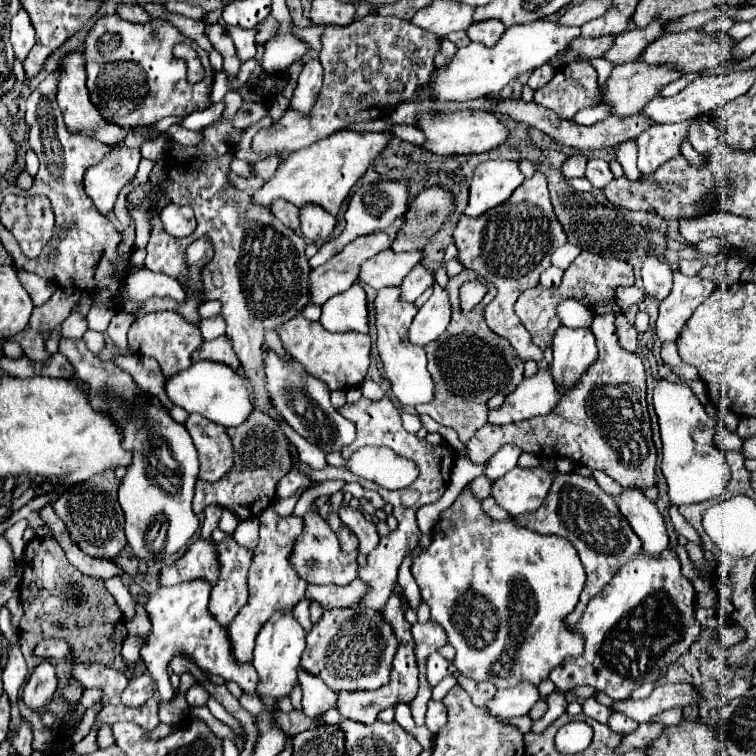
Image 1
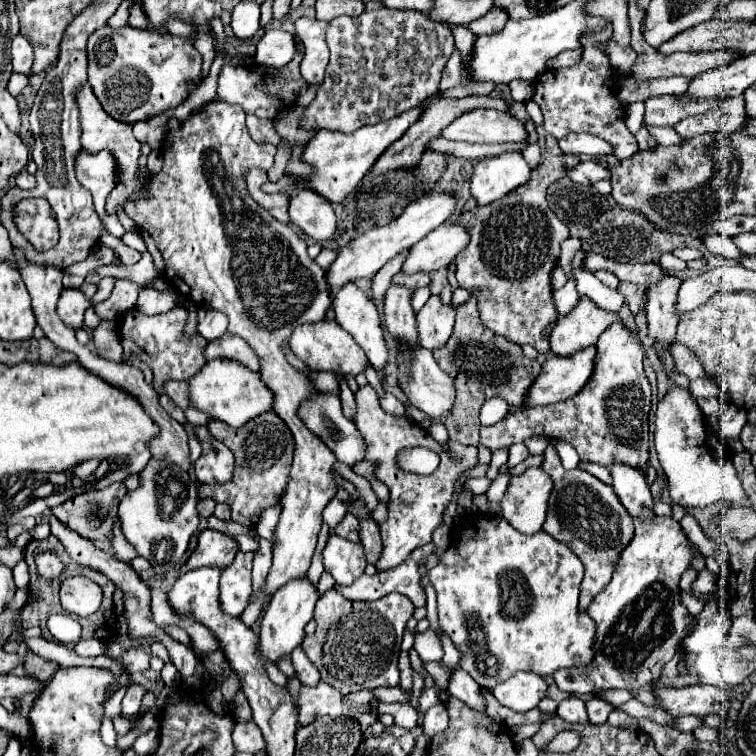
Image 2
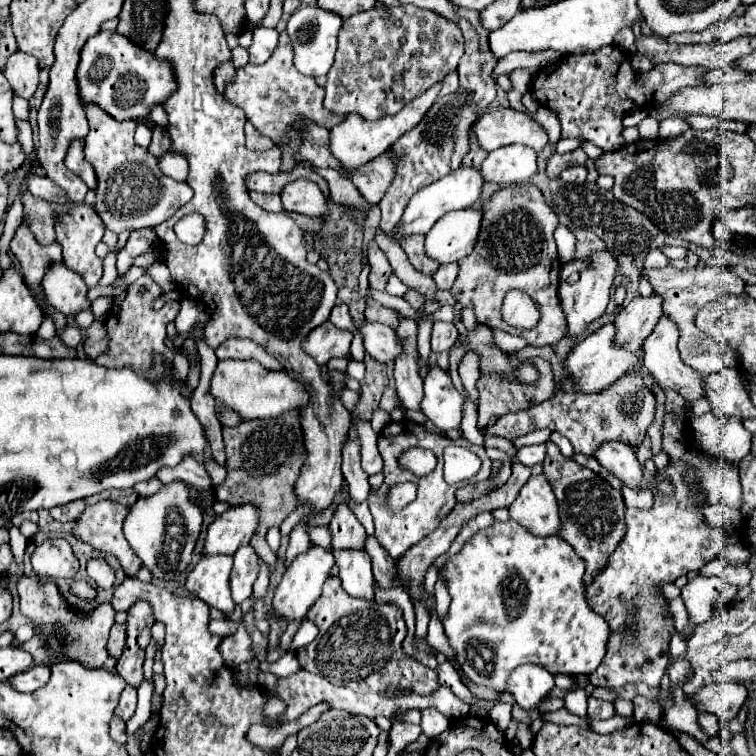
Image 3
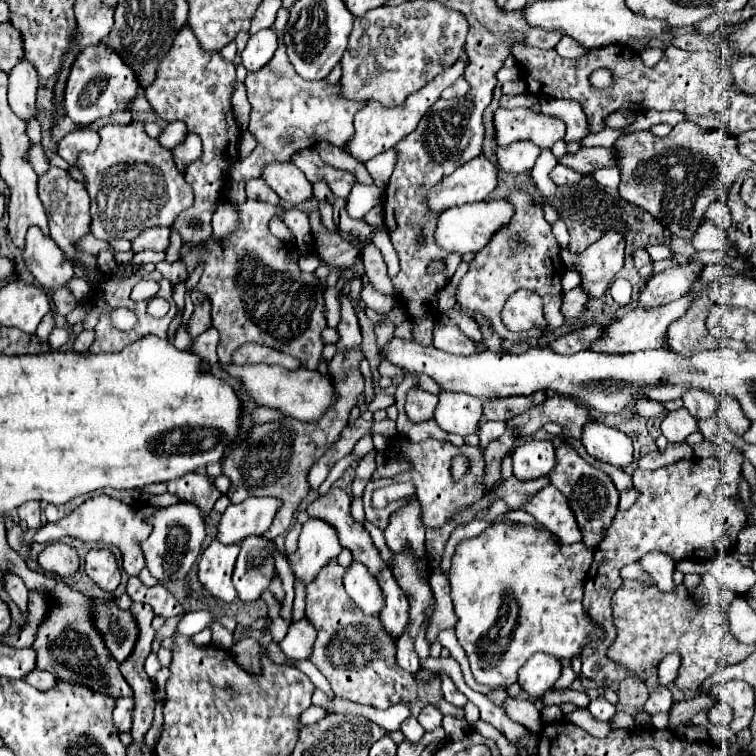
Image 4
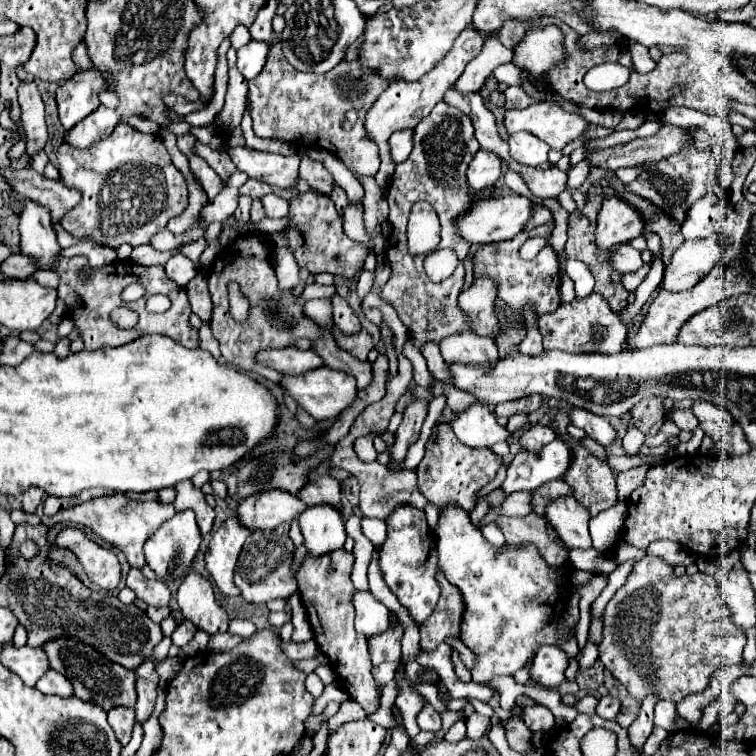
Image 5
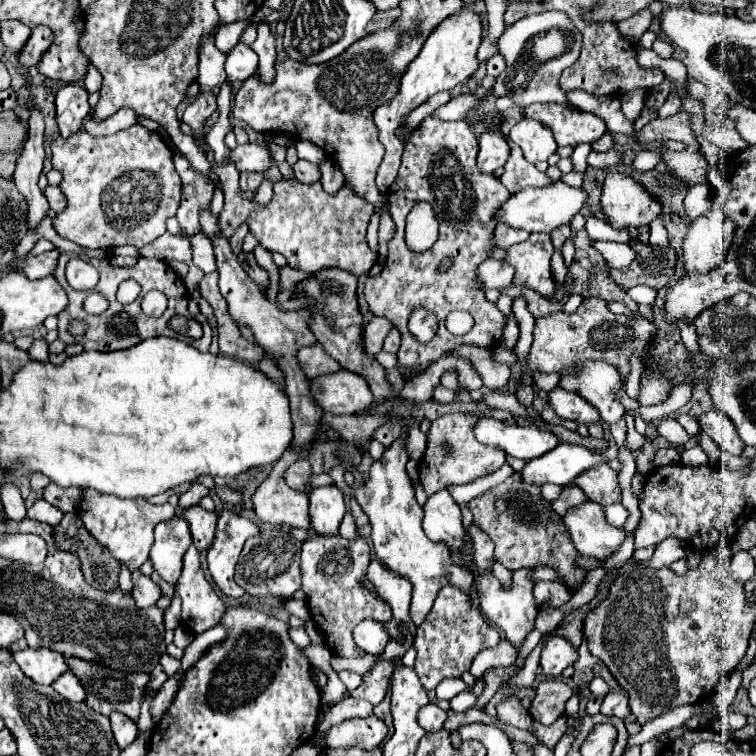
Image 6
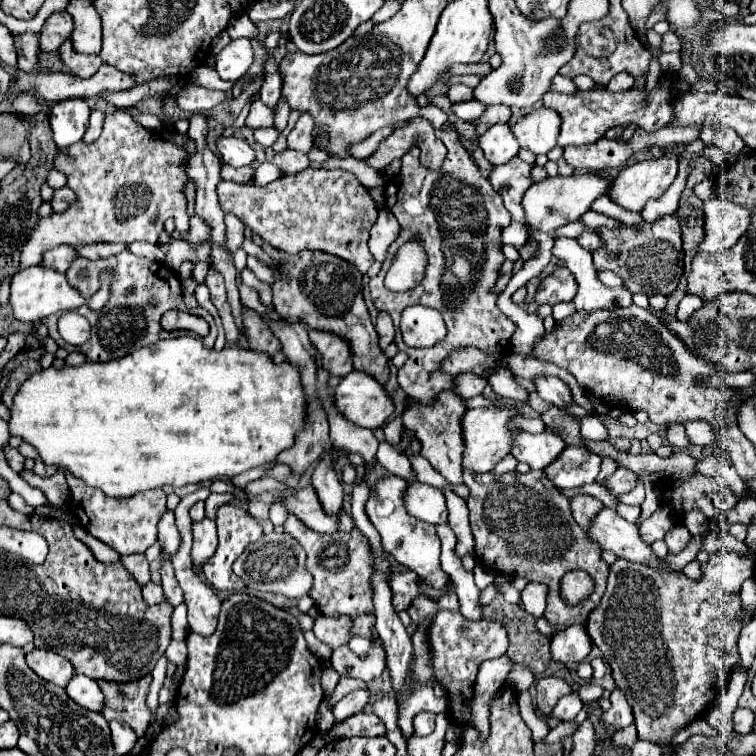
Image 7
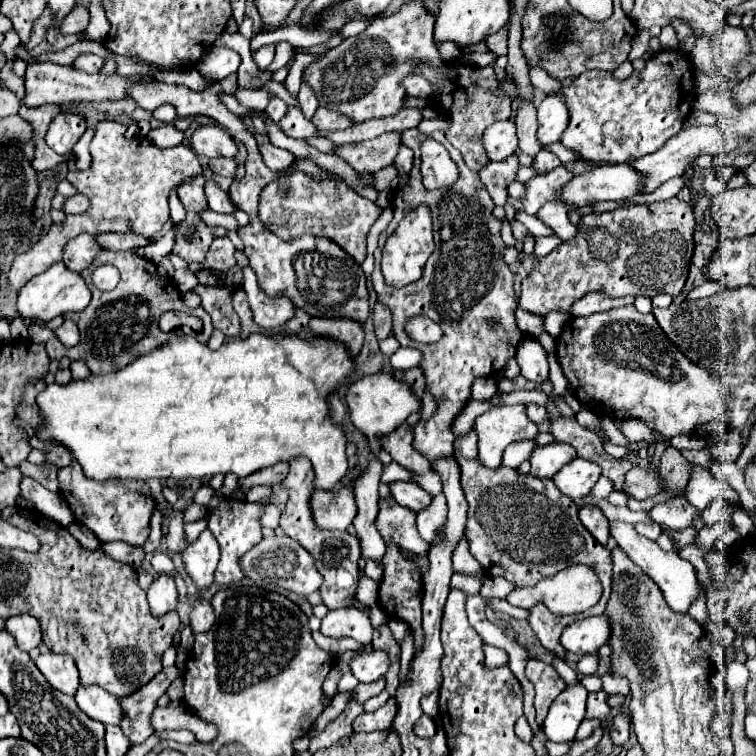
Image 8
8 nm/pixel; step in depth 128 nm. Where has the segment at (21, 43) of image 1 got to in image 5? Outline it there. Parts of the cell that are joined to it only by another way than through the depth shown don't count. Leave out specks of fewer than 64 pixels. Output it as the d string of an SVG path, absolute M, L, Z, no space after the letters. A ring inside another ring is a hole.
M24 82L18 88L18 102L22 106L22 124L26 134L26 154L28 164L32 166L34 156L44 148L48 140L46 132L46 120L44 120L44 102L40 98L40 92L34 82Z

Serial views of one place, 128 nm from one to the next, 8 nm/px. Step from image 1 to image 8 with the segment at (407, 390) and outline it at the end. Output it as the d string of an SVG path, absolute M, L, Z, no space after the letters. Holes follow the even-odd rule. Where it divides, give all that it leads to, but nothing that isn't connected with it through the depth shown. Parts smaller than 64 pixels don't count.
M554 442L550 446L538 446L536 452L530 456L530 464L532 470L530 474L536 478L548 478L552 480L554 474L570 464L576 458L576 448L570 444L562 444L562 442Z

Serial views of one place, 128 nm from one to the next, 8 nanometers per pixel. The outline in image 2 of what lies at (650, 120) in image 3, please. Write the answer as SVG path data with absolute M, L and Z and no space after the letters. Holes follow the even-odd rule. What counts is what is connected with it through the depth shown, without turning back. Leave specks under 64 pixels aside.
M648 126L648 132L652 132L654 140L656 140L660 146L672 146L672 144L682 144L682 142L684 142L684 138L680 138L674 128Z

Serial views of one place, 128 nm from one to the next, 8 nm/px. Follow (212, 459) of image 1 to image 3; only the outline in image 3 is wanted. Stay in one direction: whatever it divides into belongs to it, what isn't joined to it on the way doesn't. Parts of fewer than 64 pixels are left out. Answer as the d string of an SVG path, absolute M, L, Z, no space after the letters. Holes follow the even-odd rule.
M212 458L206 462L206 468L208 468L208 474L212 476L212 484L214 486L218 486L218 484L222 484L226 480L226 468L216 466L216 462Z

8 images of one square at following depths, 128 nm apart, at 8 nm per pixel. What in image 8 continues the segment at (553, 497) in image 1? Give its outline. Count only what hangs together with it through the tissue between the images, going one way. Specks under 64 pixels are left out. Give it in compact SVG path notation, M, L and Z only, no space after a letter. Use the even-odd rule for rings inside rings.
M632 468L626 474L626 492L636 500L648 500L664 490L664 480L658 472Z

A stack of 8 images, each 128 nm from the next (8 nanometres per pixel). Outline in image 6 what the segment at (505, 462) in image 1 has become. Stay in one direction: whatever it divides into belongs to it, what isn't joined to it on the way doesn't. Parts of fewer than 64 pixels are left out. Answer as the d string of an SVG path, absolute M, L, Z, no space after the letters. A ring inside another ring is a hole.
M626 412L625 419L627 422L626 447L629 451L638 450L645 443L645 439L635 430L634 415L630 412ZM560 442L552 452L546 452L544 456L526 462L522 474L522 480L528 484L560 484L566 486L574 482L576 476L582 472L616 459L618 455L618 446L610 445L604 451L604 454L594 454L582 446L572 446Z

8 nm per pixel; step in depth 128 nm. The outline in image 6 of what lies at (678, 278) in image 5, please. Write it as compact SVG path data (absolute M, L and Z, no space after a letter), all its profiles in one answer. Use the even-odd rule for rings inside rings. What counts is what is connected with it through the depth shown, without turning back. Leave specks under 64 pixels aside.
M710 210L698 216L684 238L684 270L686 272L710 272L724 262L732 244L736 224L724 218L722 210Z

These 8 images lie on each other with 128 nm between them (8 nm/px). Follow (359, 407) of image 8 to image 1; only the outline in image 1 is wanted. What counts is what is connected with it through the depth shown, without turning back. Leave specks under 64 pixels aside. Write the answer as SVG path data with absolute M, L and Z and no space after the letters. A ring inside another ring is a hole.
M196 362L192 364L192 368L168 378L166 392L176 406L182 406L186 412L198 412L224 428L240 426L254 410L246 382L232 368L224 364Z

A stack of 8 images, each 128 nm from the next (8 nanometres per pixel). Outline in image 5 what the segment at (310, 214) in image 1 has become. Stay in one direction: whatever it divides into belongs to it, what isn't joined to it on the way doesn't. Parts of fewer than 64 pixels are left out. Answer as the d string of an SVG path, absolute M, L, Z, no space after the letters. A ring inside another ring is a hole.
M230 148L228 150L232 162L238 170L246 172L250 178L264 180L270 186L278 188L294 188L298 178L300 156L280 156L252 148Z

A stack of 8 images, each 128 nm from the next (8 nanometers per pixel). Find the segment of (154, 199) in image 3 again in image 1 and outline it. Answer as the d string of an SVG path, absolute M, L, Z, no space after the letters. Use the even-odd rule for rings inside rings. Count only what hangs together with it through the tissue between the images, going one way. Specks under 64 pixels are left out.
M72 52L68 54L62 62L60 62L60 70L62 70L62 78L60 78L60 84L58 84L58 94L56 94L56 100L58 100L58 106L64 114L64 122L66 122L66 128L72 132L72 134L82 134L82 136L88 136L88 138L94 138L98 142L104 142L108 146L120 146L126 138L126 130L104 120L98 112L98 108L92 104L90 100L90 94L88 94L88 88L86 88L86 68L84 68L84 56L80 52Z

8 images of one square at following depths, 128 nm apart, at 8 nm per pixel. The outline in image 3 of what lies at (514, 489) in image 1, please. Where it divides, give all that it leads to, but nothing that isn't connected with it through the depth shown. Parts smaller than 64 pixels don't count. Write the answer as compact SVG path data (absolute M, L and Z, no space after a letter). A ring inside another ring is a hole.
M544 474L532 476L532 480L524 484L516 502L510 506L510 518L536 536L552 536L562 530L558 502Z

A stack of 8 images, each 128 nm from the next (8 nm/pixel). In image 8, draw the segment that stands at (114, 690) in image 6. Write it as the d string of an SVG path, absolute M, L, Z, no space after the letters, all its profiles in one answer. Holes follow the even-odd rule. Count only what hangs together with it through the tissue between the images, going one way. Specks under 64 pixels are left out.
M176 666L163 668L156 678L152 678L144 688L140 688L140 692L134 692L132 696L120 700L124 708L124 724L120 724L120 728L132 746L142 744L154 733L150 716L156 708L158 698L166 694L174 678L176 678Z

